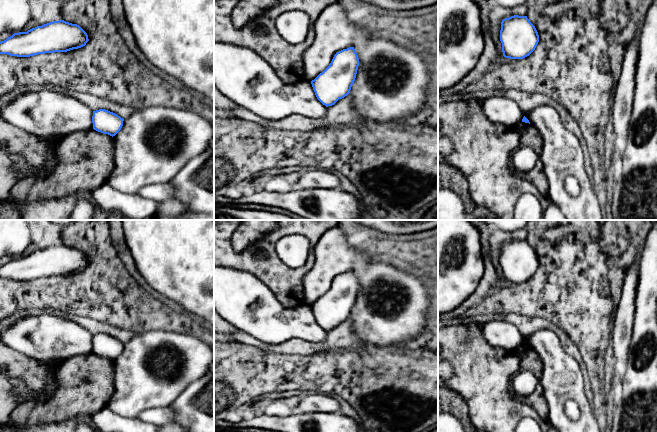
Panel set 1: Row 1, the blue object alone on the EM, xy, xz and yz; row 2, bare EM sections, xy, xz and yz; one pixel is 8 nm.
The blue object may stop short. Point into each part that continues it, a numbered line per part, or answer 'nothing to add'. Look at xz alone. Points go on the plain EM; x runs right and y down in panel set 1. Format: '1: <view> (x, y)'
1: xz (242, 299)

